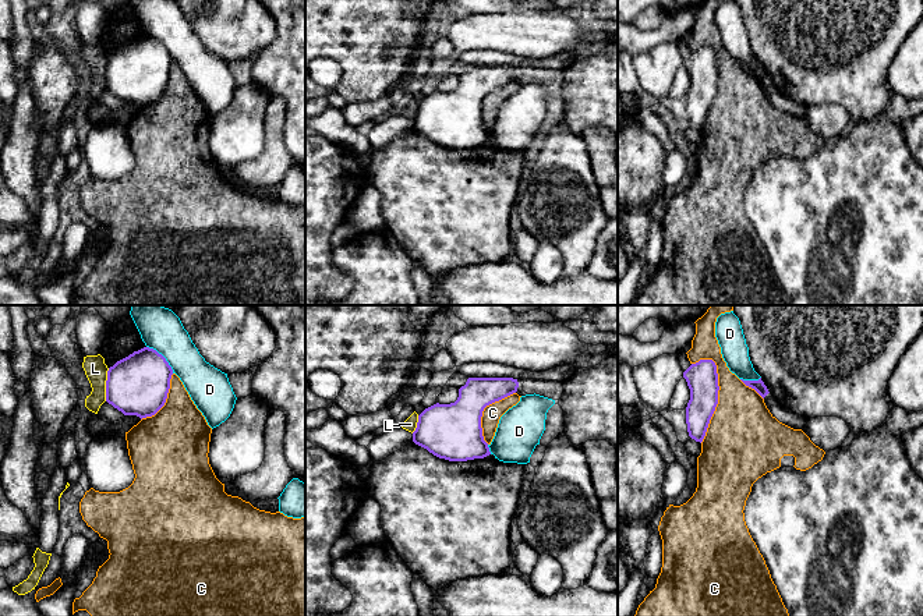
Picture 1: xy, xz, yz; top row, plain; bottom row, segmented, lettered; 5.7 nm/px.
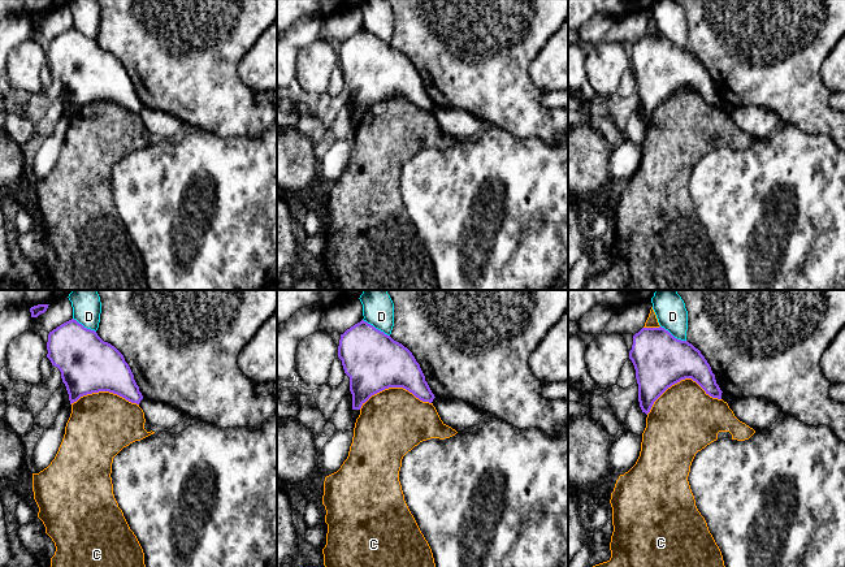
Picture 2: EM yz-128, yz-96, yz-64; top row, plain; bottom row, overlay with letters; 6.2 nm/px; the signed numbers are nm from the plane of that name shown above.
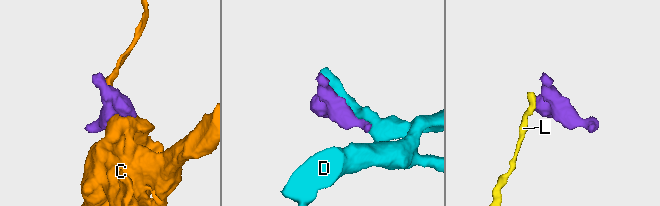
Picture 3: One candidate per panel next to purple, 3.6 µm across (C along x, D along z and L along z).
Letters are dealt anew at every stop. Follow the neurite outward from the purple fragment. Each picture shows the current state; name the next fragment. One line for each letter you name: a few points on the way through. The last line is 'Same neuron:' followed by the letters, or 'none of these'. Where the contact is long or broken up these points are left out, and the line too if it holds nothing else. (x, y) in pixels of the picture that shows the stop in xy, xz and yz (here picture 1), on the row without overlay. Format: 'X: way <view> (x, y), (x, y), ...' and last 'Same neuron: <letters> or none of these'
Same neuron: none of these

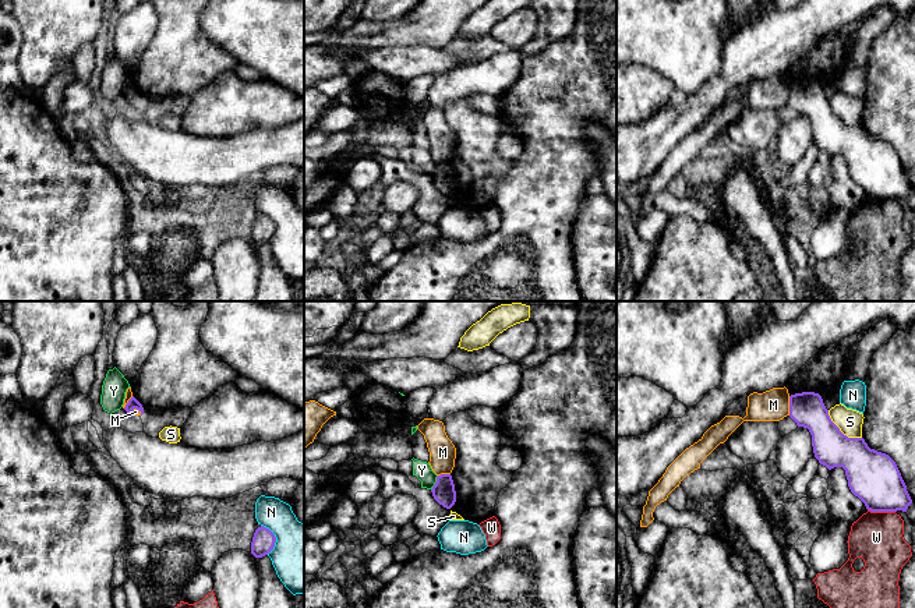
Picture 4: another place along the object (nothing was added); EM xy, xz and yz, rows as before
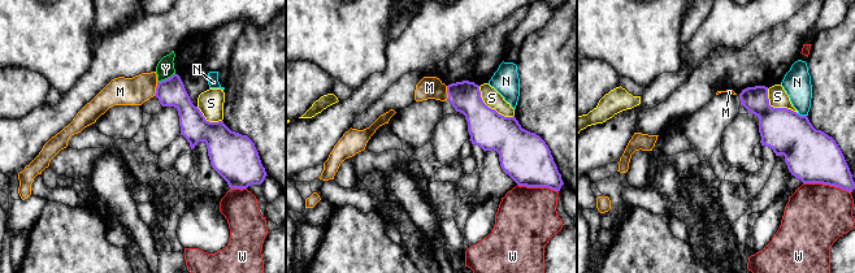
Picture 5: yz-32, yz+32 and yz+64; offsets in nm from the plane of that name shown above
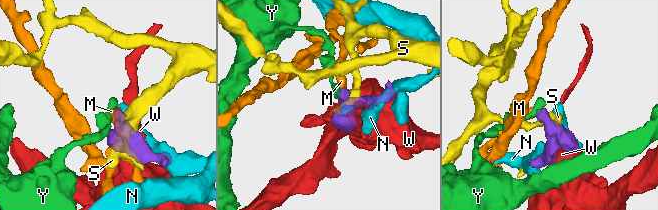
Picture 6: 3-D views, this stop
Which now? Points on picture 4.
Same neuron: none of these

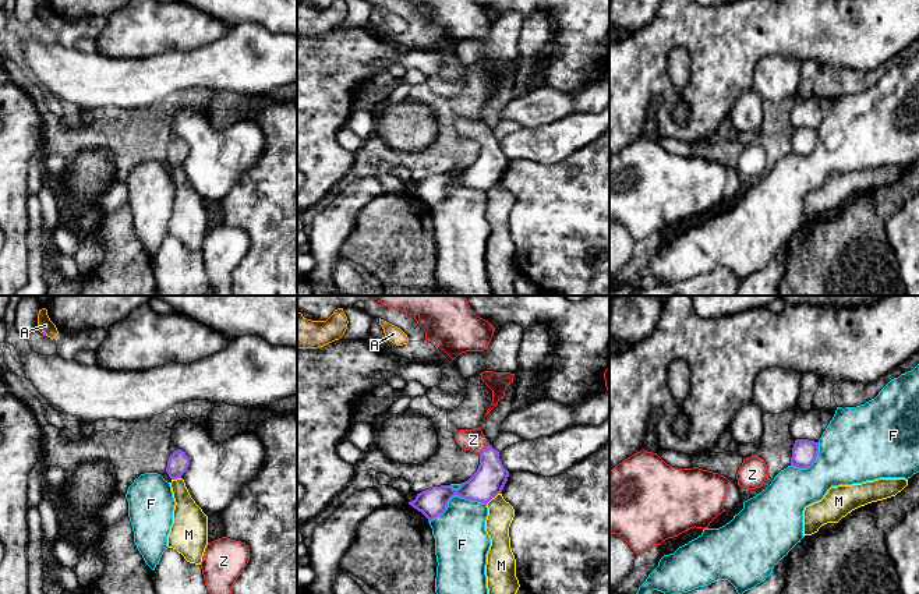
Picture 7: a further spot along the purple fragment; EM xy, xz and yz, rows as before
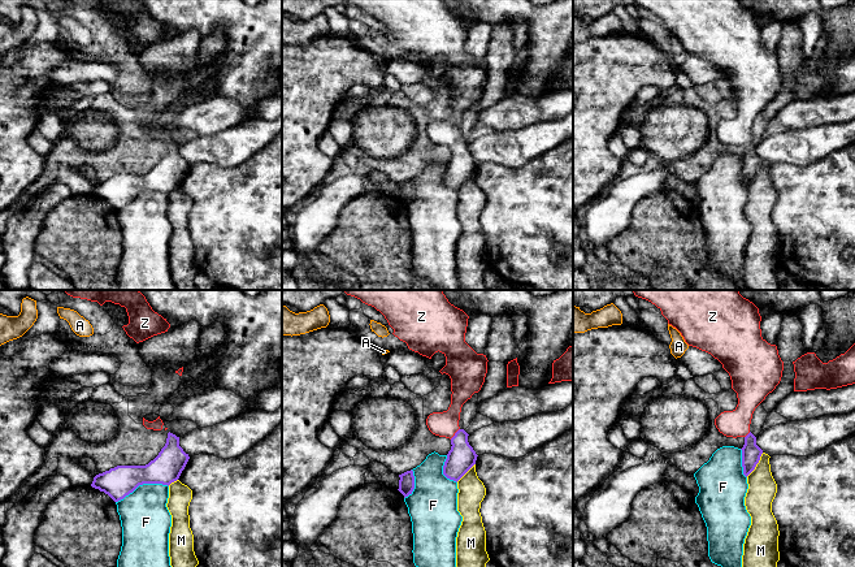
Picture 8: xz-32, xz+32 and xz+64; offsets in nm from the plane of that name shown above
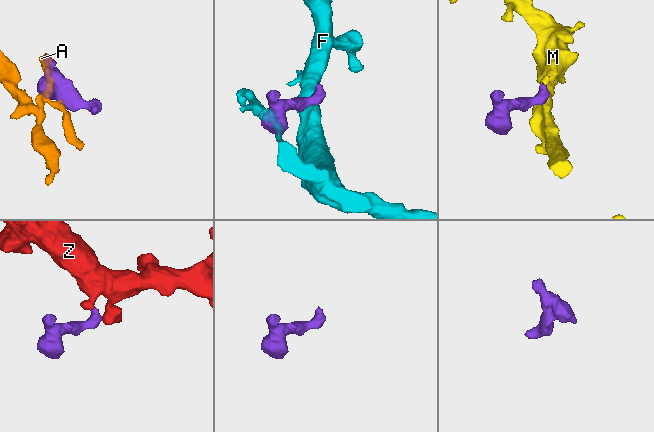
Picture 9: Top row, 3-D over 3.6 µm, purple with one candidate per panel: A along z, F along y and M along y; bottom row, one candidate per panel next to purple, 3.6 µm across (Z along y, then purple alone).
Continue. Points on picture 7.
Z: way xz (490, 166), (490, 145), (483, 137), (473, 127)
Same neuron: Z

